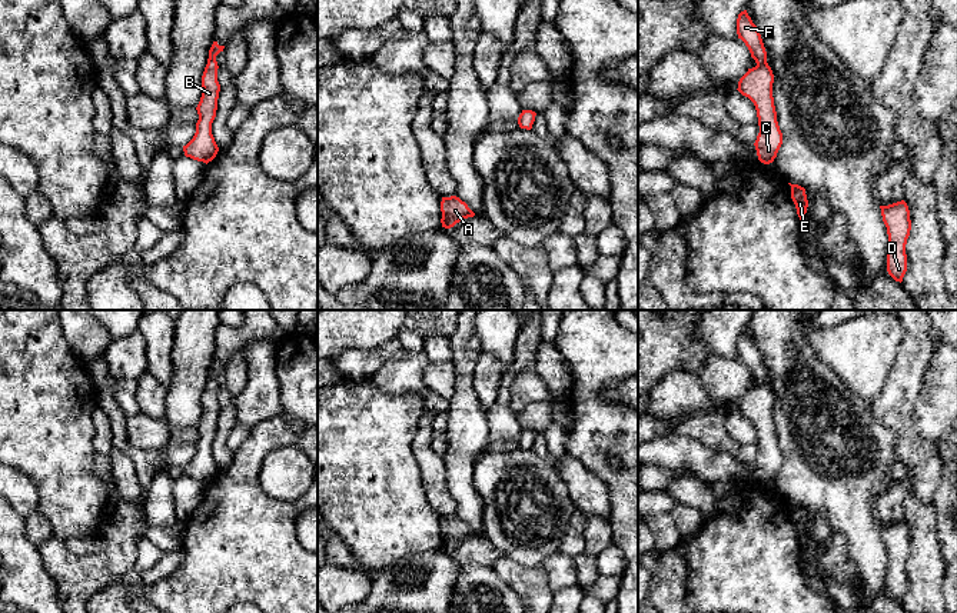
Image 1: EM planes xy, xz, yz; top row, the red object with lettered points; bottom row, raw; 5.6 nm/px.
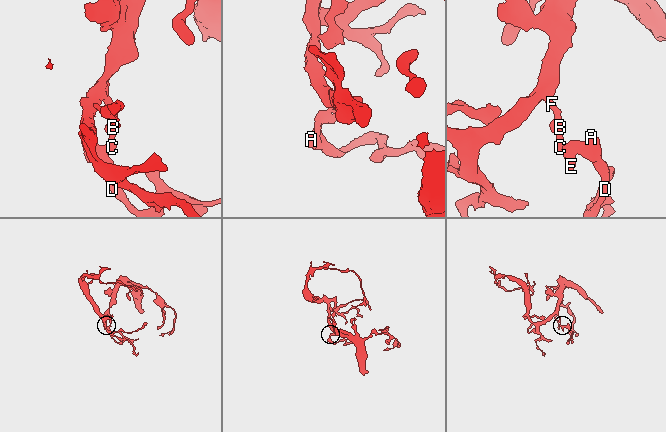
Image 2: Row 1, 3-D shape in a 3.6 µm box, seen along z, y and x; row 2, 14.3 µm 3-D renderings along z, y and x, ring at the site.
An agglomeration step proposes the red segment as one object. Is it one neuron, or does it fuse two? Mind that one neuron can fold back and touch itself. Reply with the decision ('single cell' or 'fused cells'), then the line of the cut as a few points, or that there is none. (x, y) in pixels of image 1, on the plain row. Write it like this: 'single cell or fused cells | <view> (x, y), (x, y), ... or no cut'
single cell | no cut

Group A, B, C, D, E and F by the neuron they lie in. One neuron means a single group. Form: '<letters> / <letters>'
A B C D E F

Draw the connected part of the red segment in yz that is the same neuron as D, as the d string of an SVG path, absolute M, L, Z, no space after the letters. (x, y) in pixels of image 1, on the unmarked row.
M904 520L880 526L887 547L887 592L895 602L903 602L907 592L906 564L911 550L910 530Z

